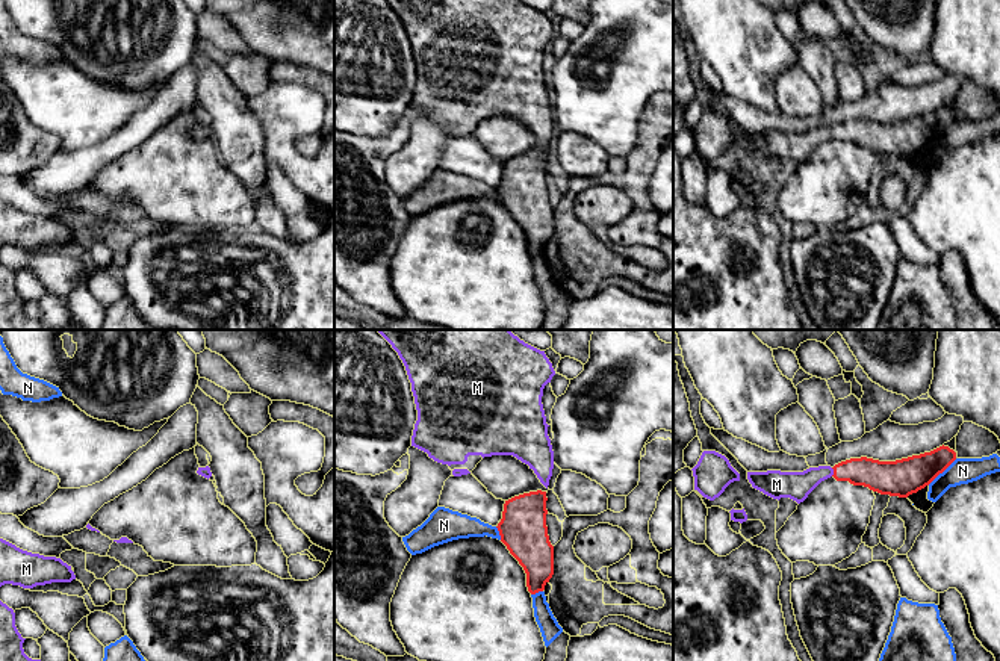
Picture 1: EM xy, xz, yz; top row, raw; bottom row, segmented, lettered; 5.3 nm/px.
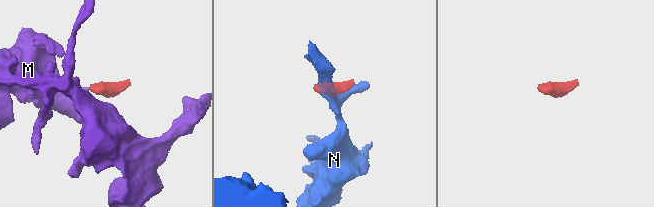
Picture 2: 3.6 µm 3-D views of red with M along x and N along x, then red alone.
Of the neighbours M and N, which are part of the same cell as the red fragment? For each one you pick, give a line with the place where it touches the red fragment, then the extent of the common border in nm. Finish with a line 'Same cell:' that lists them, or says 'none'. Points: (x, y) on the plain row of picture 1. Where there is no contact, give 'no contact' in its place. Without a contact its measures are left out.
M: yz (834, 133) | 50 nm
Same cell: M

